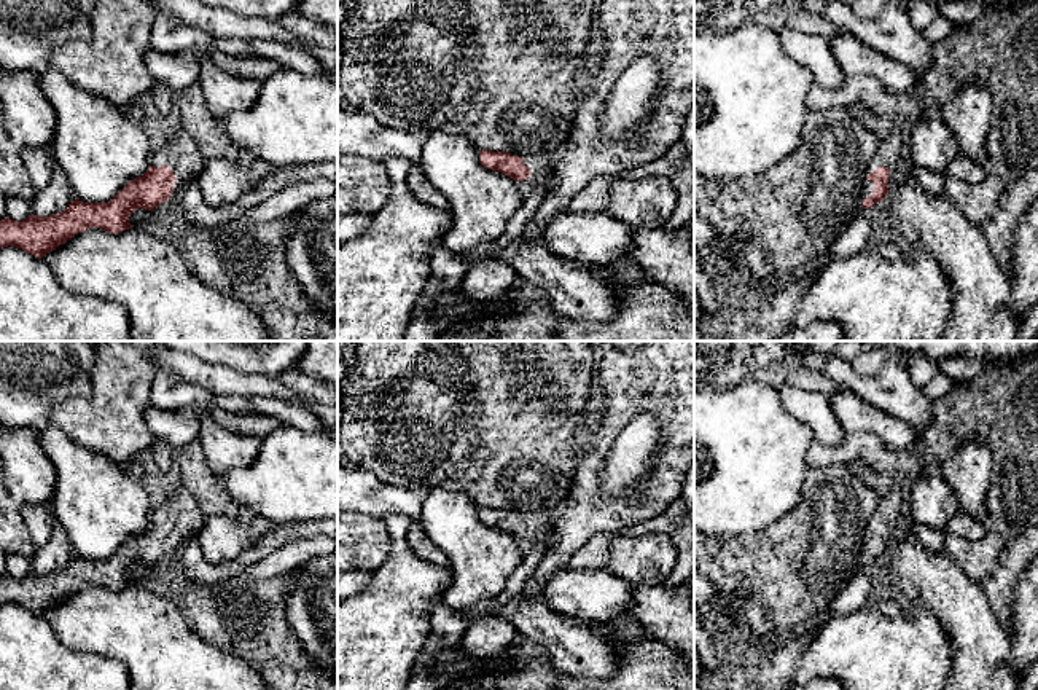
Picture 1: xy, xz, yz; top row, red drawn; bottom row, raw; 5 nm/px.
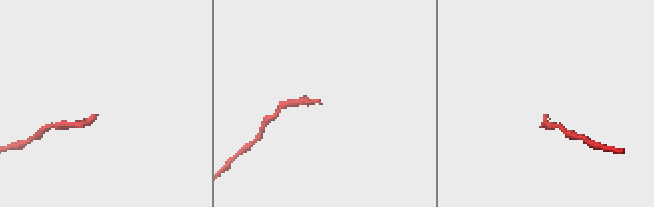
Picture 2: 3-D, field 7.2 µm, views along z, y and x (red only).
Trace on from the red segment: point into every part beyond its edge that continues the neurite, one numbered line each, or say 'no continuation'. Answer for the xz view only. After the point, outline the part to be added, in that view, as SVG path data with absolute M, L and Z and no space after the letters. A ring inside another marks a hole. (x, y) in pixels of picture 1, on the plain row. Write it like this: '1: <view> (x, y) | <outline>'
1: xz (543, 525) | M527 512L522 513L524 521L532 527L527 537L517 539L517 542L529 542L530 545L535 543L546 543L548 548L556 540L556 516L544 513L544 512Z

